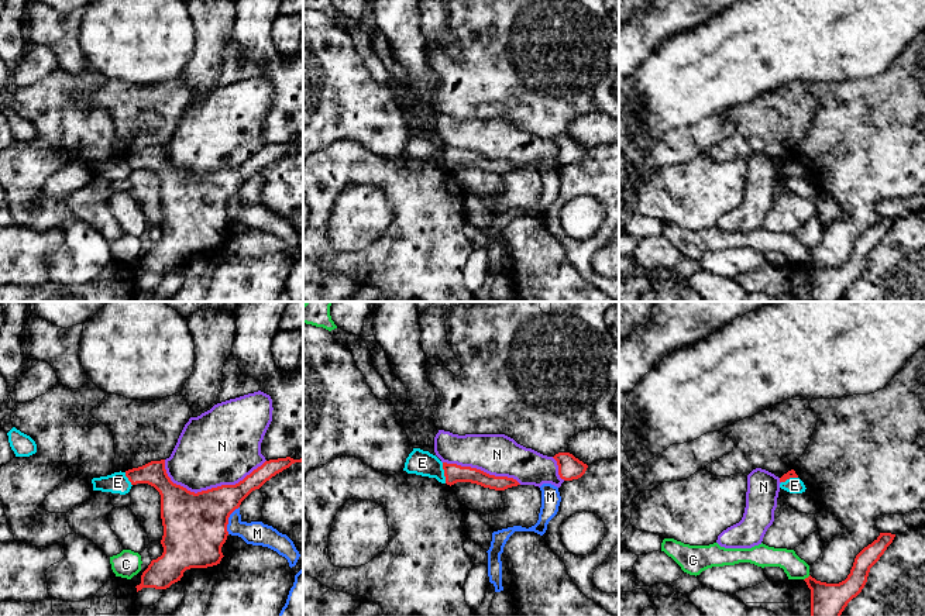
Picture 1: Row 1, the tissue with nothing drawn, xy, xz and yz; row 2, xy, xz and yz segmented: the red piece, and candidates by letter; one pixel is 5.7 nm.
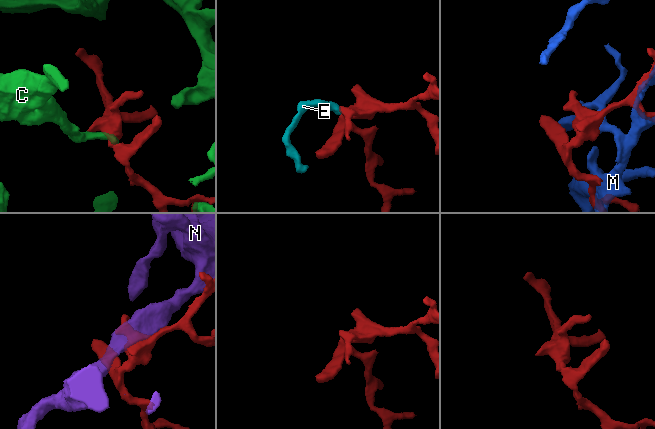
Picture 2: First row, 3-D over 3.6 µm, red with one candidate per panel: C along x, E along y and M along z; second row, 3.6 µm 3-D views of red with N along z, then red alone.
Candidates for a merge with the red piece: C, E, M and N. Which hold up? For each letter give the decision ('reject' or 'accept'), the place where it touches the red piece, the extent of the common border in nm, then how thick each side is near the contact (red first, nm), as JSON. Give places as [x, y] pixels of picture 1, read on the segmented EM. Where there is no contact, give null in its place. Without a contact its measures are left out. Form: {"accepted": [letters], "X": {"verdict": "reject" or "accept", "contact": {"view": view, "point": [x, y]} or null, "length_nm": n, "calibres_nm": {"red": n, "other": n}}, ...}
{"accepted": [], "C": {"verdict": "reject", "contact": {"view": "yz", "point": [808, 577]}, "length_nm": 50, "calibres_nm": {"red": 190, "other": 130}}, "E": {"verdict": "reject", "contact": {"view": "xz", "point": [444, 472]}, "length_nm": 120, "calibres_nm": {"red": 110, "other": 140}}, "M": {"verdict": "reject", "contact": {"view": "xy", "point": [227, 520]}, "length_nm": 170, "calibres_nm": {"red": 360, "other": 140}}, "N": {"verdict": "reject", "contact": {"view": "xy", "point": [212, 488]}, "length_nm": 600, "calibres_nm": {"red": 360, "other": 440}}}

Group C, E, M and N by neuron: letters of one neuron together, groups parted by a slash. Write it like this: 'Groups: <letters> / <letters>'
Groups: C / E / M / N

